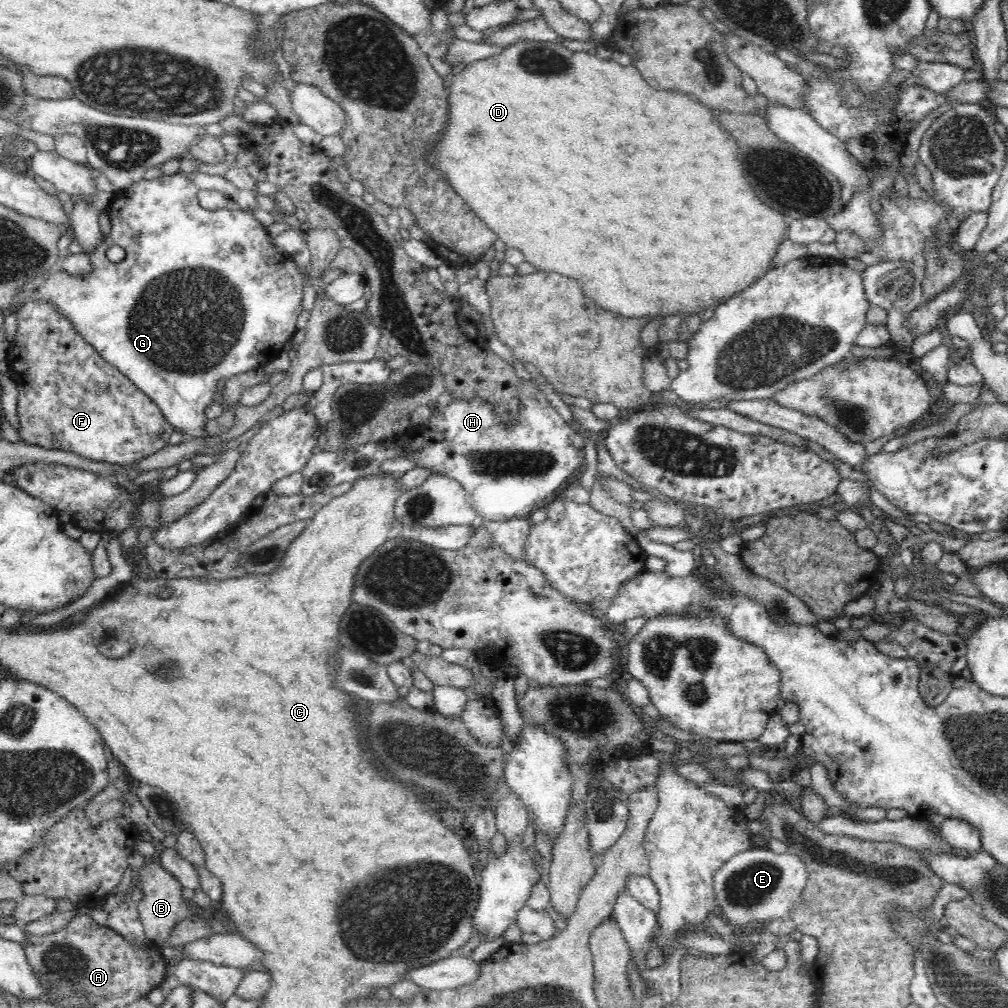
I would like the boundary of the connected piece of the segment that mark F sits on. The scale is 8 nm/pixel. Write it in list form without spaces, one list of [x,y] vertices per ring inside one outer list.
[[[28,301],[17,310],[17,332],[9,342],[8,374],[18,390],[18,434],[26,444],[75,452],[87,459],[132,464],[160,450],[168,442],[173,426],[158,405],[122,372],[106,363],[95,349],[80,338],[72,323],[48,304]]]

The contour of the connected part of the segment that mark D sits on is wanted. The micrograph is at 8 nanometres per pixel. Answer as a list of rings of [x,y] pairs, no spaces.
[[[520,41],[516,44],[502,47],[502,50],[494,54],[494,56],[486,56],[486,58],[482,58],[482,60],[477,60],[466,65],[460,73],[453,77],[453,84],[448,88],[446,104],[445,131],[441,133],[438,141],[434,142],[434,144],[428,144],[428,150],[426,150],[428,167],[432,167],[438,175],[442,175],[442,177],[446,179],[446,183],[450,183],[450,187],[458,193],[461,199],[466,201],[466,205],[486,223],[486,226],[490,227],[490,229],[496,233],[497,238],[505,242],[506,246],[518,248],[526,258],[526,261],[533,264],[537,269],[548,273],[560,272],[562,276],[576,278],[576,280],[580,282],[580,286],[584,288],[586,296],[588,296],[590,300],[594,300],[603,310],[615,312],[618,315],[623,315],[625,318],[630,319],[641,318],[642,316],[651,316],[651,318],[654,319],[658,314],[660,314],[660,316],[665,316],[666,314],[674,314],[674,312],[682,312],[686,315],[697,315],[698,308],[706,309],[711,304],[716,304],[718,300],[720,303],[723,303],[731,296],[748,288],[748,286],[756,282],[759,278],[762,278],[762,276],[767,273],[766,270],[770,270],[770,260],[772,260],[772,256],[776,254],[778,244],[780,244],[784,238],[788,237],[786,232],[788,220],[784,219],[785,216],[780,214],[780,212],[772,208],[766,208],[766,206],[754,196],[754,190],[752,190],[752,188],[748,186],[748,182],[744,180],[740,158],[736,156],[736,140],[720,127],[720,123],[714,119],[714,115],[708,111],[708,107],[704,103],[698,101],[694,95],[684,95],[684,93],[678,94],[678,92],[670,92],[670,90],[654,90],[654,88],[642,78],[642,75],[640,75],[634,64],[622,66],[613,60],[599,59],[593,52],[570,51],[560,42]]]

